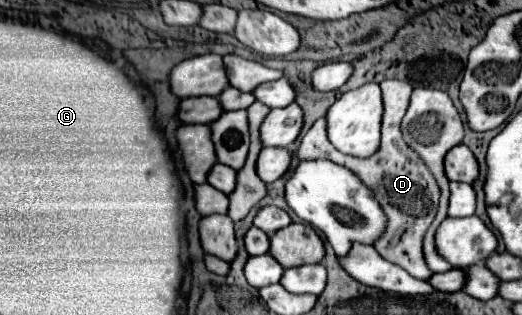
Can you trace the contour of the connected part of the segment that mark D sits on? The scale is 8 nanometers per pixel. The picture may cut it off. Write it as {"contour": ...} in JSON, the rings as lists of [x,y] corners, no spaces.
{"contour":[[[383,80],[381,84],[383,90],[383,138],[377,154],[369,158],[355,158],[341,154],[327,142],[327,134],[323,132],[323,122],[317,120],[301,138],[301,144],[295,152],[299,160],[307,158],[323,158],[331,160],[347,170],[351,170],[359,180],[373,192],[375,200],[383,208],[387,216],[385,232],[379,236],[379,240],[373,244],[375,250],[389,262],[399,264],[403,270],[407,270],[411,276],[419,280],[427,280],[433,272],[425,266],[423,260],[423,250],[421,250],[421,240],[427,230],[427,226],[433,222],[437,214],[437,202],[439,202],[439,188],[435,180],[431,178],[431,172],[423,162],[419,162],[419,156],[405,146],[401,134],[399,134],[399,122],[403,118],[403,110],[407,108],[407,96],[411,96],[413,86],[409,82],[401,80]]]}

